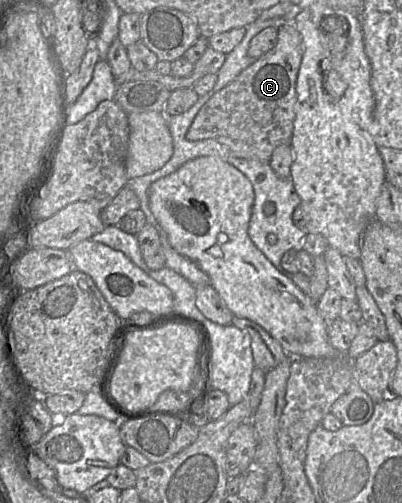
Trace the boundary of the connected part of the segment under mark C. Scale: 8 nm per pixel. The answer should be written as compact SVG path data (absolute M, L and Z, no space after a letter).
M293 23L278 28L276 45L243 70L232 82L216 92L199 110L190 125L186 139L213 139L226 146L236 157L268 163L273 150L291 140L296 118L296 81L303 55L302 37Z

